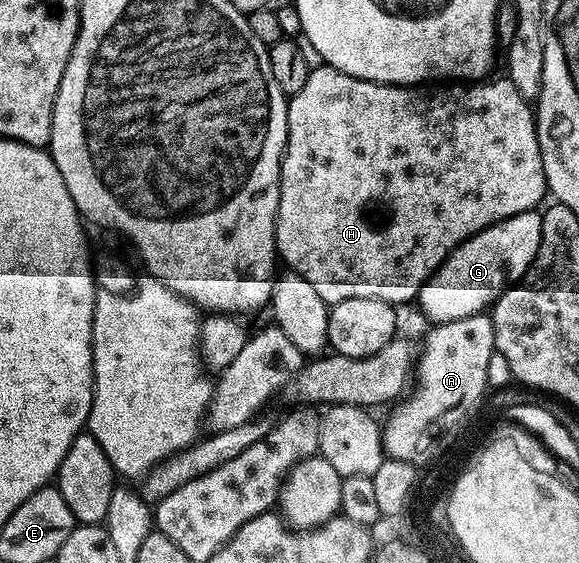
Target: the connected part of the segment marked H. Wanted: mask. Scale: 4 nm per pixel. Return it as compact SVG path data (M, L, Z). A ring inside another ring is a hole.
M323 66L311 68L308 82L304 82L300 94L289 97L274 247L281 263L283 260L289 271L300 274L304 282L311 284L327 306L348 302L348 298L376 298L395 306L406 304L409 300L411 303L440 265L450 257L452 250L459 248L469 236L475 236L480 230L504 218L535 211L539 207L538 203L547 199L548 189L535 111L531 103L522 97L520 90L512 86L509 78L494 79L485 82L442 82L437 86L399 86L352 78L340 70Z

